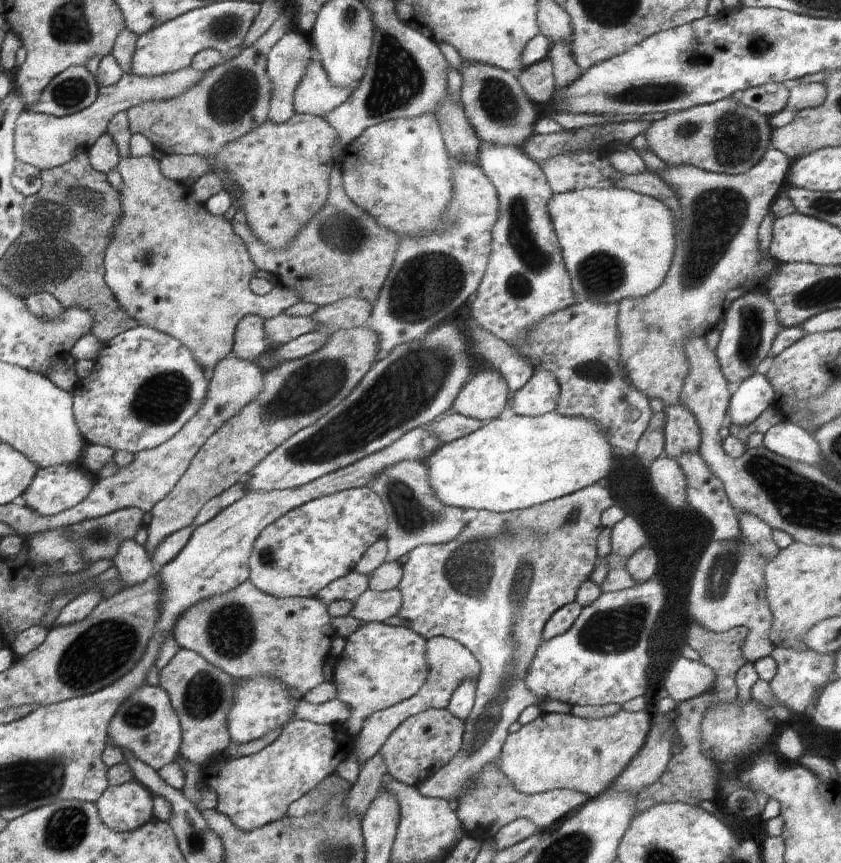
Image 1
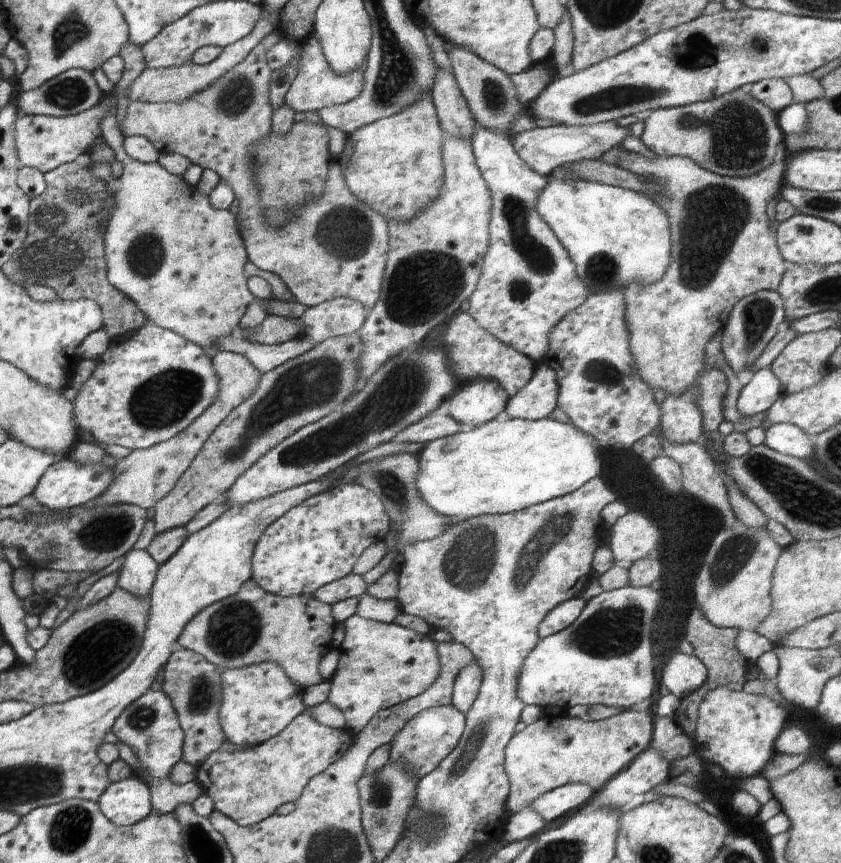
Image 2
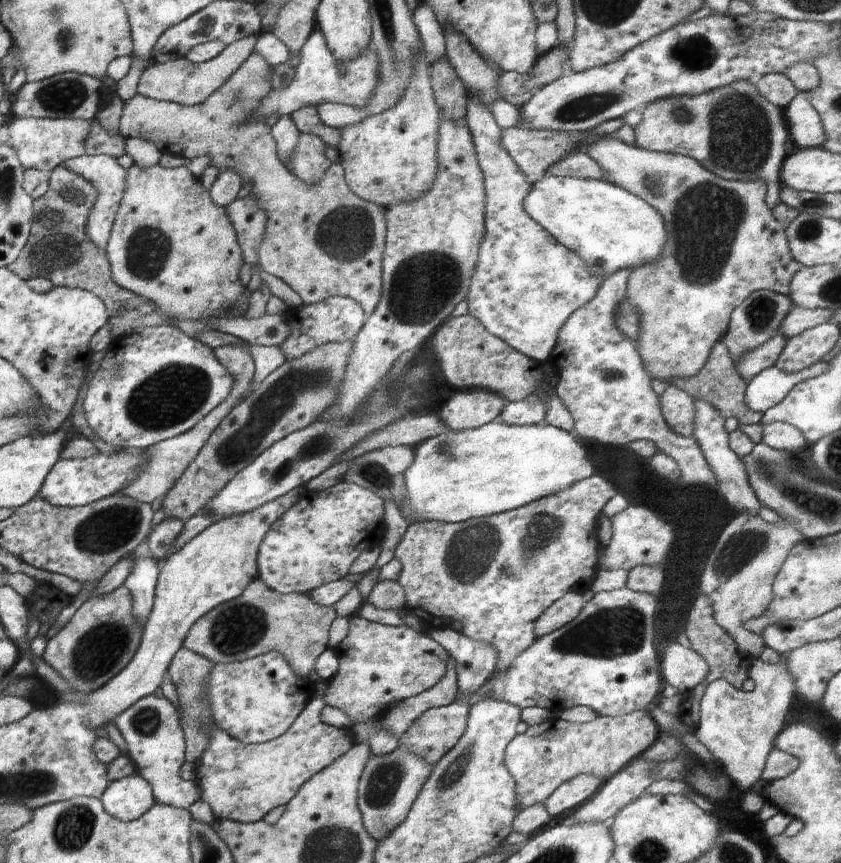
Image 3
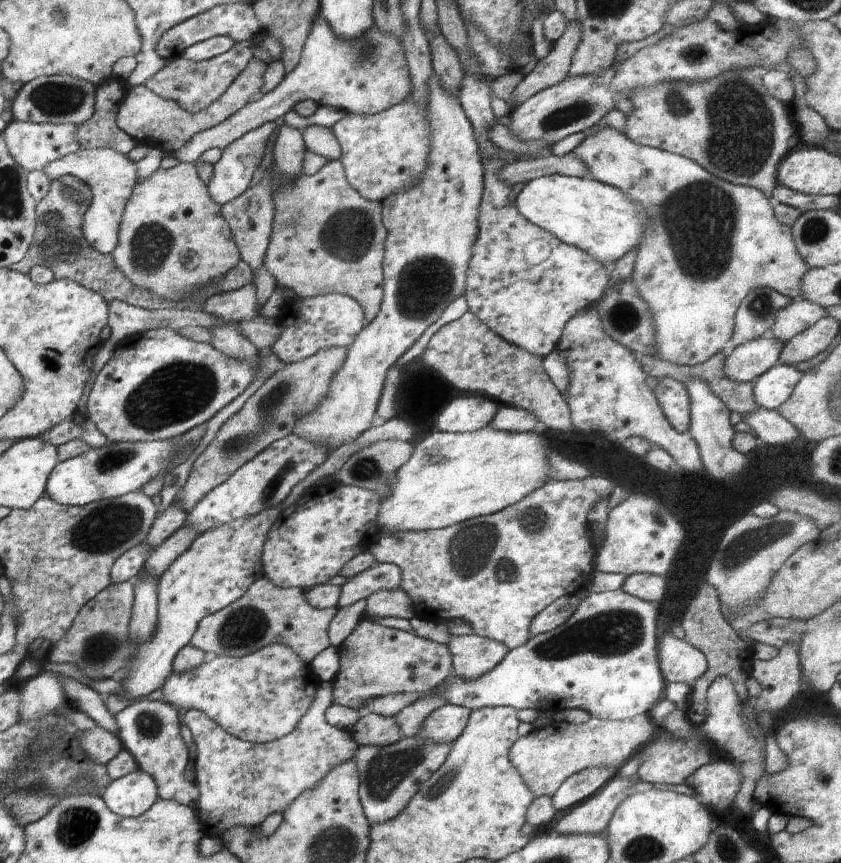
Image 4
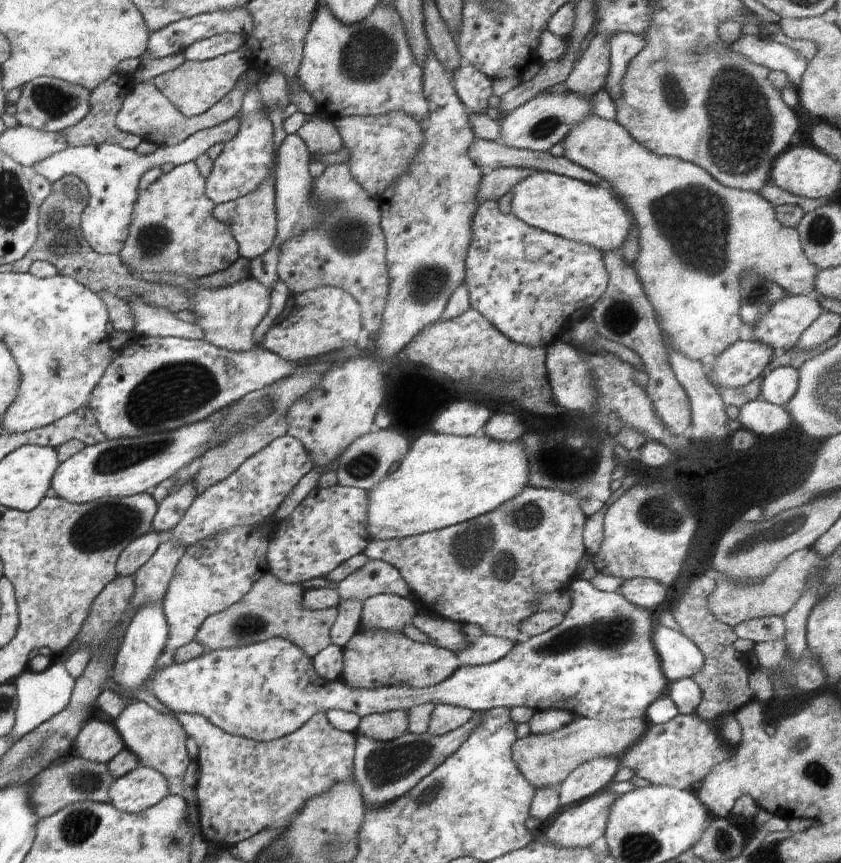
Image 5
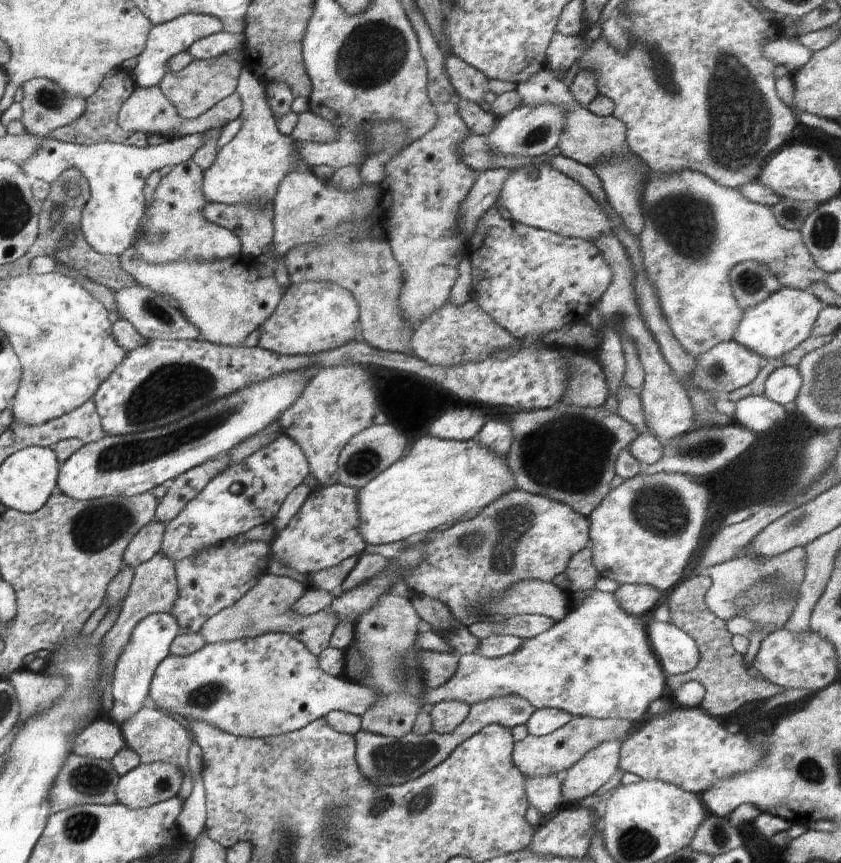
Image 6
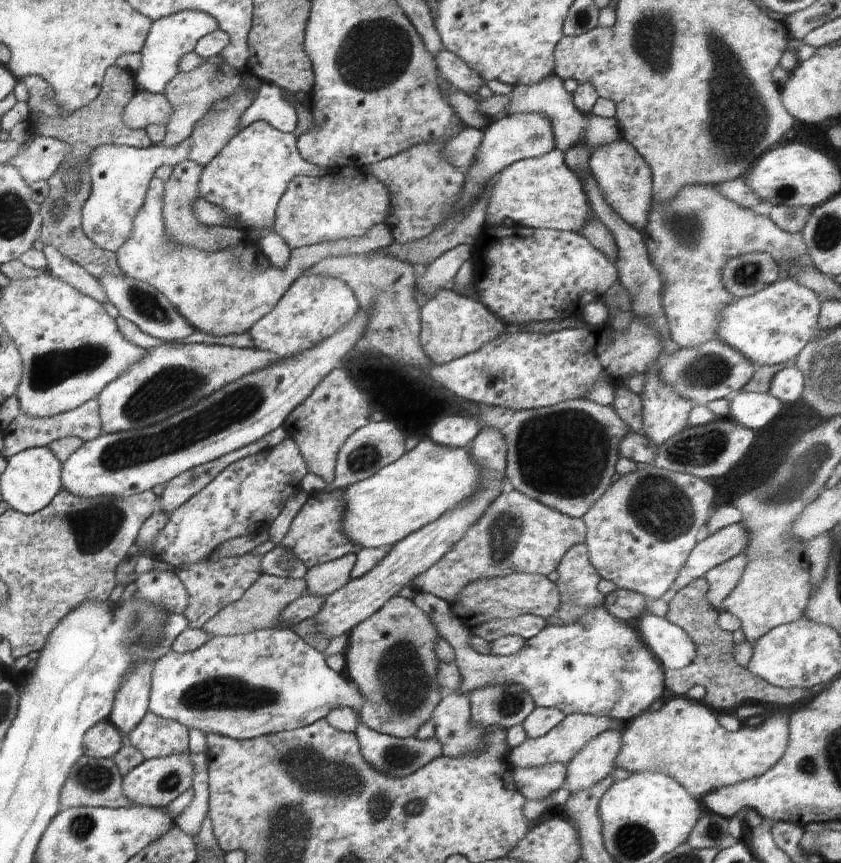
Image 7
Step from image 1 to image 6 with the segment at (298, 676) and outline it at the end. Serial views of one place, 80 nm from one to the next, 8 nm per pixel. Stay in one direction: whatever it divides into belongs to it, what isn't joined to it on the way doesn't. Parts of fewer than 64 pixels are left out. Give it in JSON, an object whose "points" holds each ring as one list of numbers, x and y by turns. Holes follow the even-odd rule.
{"points":[[268,572,261,576,258,584,248,590,240,600,211,616,198,634,203,636,207,644,214,644,256,638,266,633,286,633,297,638,311,653,318,656,329,647,330,638,339,623,339,618,329,606,306,616,296,614,292,606,306,589,306,586,299,581]]}

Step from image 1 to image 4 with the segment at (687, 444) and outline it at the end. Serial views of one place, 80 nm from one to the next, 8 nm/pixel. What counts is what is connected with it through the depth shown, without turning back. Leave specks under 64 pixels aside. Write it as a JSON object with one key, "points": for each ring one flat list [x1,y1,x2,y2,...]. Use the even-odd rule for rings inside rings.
{"points":[[661,379,653,393,658,399,666,420,677,433,687,434,691,423,691,402,684,384,674,379]]}

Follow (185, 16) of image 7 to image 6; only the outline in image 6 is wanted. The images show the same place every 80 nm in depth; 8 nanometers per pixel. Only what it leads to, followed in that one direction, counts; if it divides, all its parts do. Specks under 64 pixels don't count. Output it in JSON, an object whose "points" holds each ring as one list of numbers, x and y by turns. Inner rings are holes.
{"points":[[188,13,176,17,167,23,161,25,152,25,146,41,146,47,141,54,137,56,138,64,133,68,133,75,136,76,138,87,156,86,160,79,167,74,168,60,179,52,186,52,188,48,194,46,196,42,204,37,219,33,224,28,222,19,212,15,202,13]]}

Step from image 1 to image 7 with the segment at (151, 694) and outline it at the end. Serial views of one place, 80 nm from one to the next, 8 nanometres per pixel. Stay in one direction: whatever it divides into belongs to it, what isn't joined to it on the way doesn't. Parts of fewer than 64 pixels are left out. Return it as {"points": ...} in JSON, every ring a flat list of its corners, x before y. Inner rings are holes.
{"points":[[146,711,142,720,129,730,127,739,143,754,144,759,161,759,190,752,186,727,150,711]]}

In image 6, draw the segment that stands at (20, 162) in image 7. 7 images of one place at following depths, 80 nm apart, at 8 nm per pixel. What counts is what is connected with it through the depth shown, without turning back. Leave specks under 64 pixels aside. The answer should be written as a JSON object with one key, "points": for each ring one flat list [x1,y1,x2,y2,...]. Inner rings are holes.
{"points":[[203,133,184,135,183,137,170,138,162,144,145,147,133,147,122,143,94,143,93,145,77,145,62,141,43,138,41,148,24,164,23,168,35,179,42,179,48,184,55,182,59,176,70,170,78,169,90,185,91,198,83,208,82,214,82,234,96,252,103,255,119,256,128,247,132,247,140,230,143,214,146,210,146,180,148,175,160,170,163,166,178,166,191,160,195,152,207,142,207,136]]}

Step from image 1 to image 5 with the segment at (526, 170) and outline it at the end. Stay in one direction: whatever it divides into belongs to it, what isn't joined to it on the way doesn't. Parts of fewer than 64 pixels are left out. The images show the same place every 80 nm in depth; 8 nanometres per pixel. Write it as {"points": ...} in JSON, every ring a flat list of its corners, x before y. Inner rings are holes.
{"points":[[465,63,452,72,451,78,459,99,470,114,492,113,488,98,493,95,493,79],[486,199,483,203,477,205,475,215,473,216,473,239,467,250,465,267,464,283,469,292,470,307,482,314,482,316,484,316,496,330,499,330,504,334,504,336,507,336,514,342,529,347,546,348,546,346,555,342,557,338,563,338,575,322,578,322,582,317,589,315,594,303,604,294,609,283,609,274,603,261,603,254,597,248,584,243,569,241,561,236,543,231,542,229,531,227,512,213,504,214,498,209,498,200,496,199]]}

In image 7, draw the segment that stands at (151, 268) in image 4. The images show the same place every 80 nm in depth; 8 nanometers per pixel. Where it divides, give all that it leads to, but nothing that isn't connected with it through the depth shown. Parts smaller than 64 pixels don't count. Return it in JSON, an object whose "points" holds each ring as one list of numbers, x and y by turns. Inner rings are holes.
{"points":[[188,158,173,167,171,176,165,180,164,218,166,218,167,232,171,234,171,240,180,247,194,247,209,253,235,247,242,240,246,240,245,228,205,225,195,215,195,202,202,195,199,188,202,172,203,166]]}

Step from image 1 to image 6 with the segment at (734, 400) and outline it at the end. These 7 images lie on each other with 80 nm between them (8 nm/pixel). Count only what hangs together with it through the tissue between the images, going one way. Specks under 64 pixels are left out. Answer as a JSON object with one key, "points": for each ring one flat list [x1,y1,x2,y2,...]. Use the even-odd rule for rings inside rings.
{"points":[[783,366,774,370,766,379,763,395,790,409,802,386,797,367]]}

